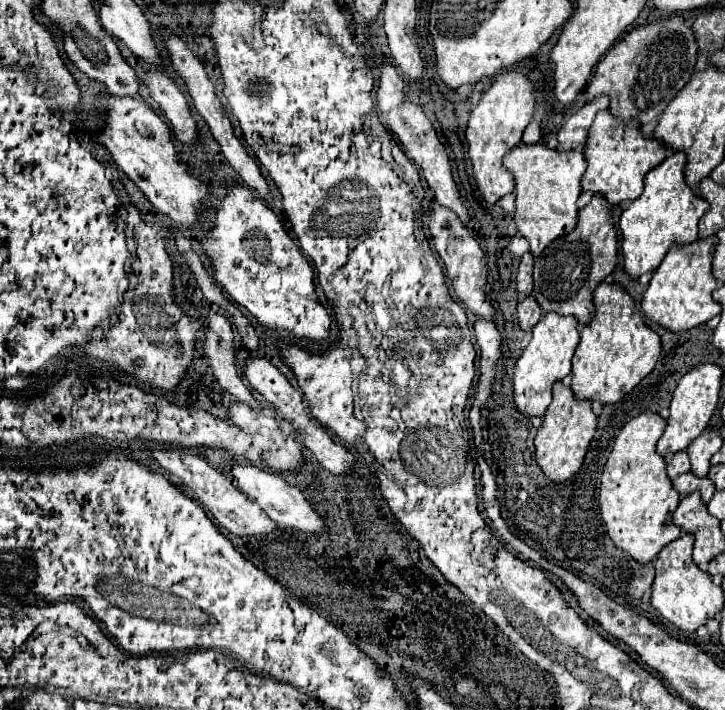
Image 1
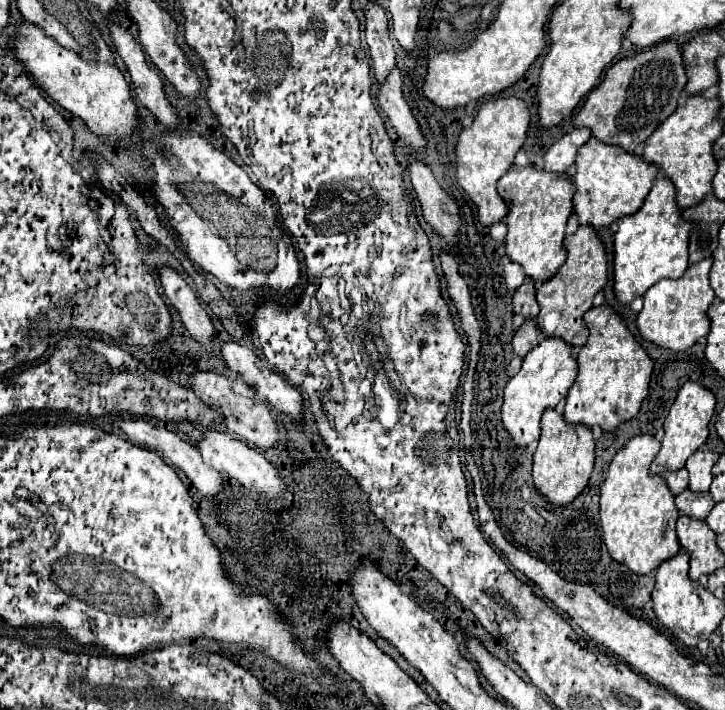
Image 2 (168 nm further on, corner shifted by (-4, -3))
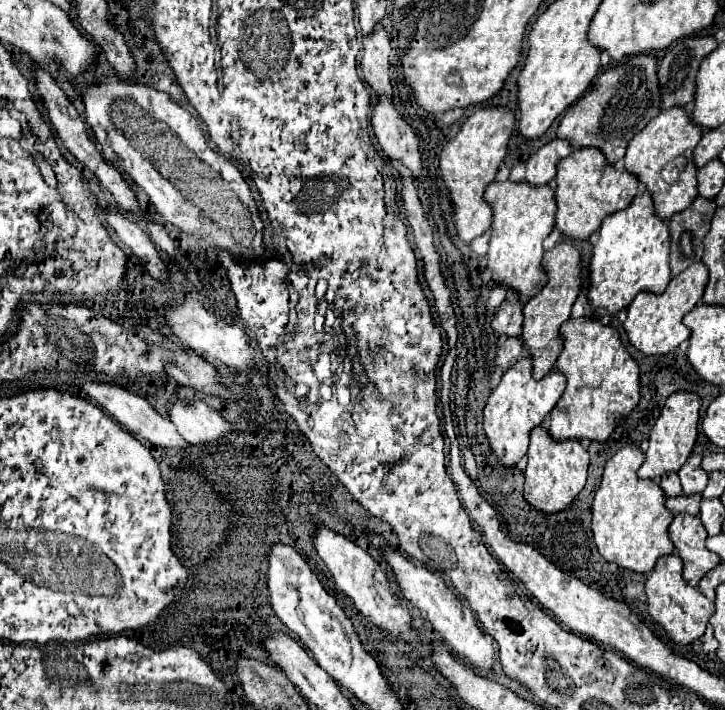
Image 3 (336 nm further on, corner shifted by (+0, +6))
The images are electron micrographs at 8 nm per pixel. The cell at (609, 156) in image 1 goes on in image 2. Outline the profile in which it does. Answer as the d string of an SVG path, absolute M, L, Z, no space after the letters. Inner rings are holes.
M591 137L579 149L575 163L577 163L577 171L573 175L575 213L579 215L581 225L589 223L597 229L611 225L619 217L639 211L659 173L659 167L645 161L641 155L629 153L619 145L603 143L595 137Z

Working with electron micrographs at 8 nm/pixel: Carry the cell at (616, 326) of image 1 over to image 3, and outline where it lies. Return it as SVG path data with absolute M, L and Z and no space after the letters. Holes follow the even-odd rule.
M577 318L577 320L567 320L559 328L559 336L563 340L563 350L555 362L555 370L561 372L567 378L567 388L557 402L557 406L551 410L551 426L549 434L555 442L563 440L595 440L595 442L605 442L619 420L627 418L633 408L639 404L639 366L637 362L629 356L627 348L619 340L617 328L603 326L599 318Z

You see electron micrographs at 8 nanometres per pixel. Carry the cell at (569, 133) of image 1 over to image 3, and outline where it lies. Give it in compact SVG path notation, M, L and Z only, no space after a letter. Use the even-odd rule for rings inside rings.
M553 140L539 148L529 160L527 160L527 184L531 186L543 186L549 184L555 178L555 166L561 158L567 158L571 154L571 148L563 140Z

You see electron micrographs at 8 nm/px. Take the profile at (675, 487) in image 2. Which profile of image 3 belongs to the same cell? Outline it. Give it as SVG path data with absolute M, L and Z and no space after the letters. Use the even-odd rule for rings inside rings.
M675 472L661 476L659 486L661 486L665 498L671 498L671 496L679 496L681 494L681 482L679 482L679 476Z

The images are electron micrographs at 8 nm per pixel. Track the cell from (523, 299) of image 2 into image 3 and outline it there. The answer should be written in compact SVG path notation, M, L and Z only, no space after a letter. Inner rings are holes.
M507 294L507 300L499 306L499 310L495 312L491 320L491 328L497 338L501 336L511 338L511 336L521 334L521 322L523 322L521 310L523 310L521 302L511 302L511 294Z

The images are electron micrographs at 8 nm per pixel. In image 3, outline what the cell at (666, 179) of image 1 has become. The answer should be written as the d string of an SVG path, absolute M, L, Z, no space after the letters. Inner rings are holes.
M643 192L629 208L615 212L605 218L599 228L599 238L593 244L593 254L589 260L589 288L587 300L591 306L589 316L597 316L599 308L605 308L609 316L627 308L639 292L663 294L671 280L671 270L667 266L669 258L669 234L667 224L659 220L653 212L651 194Z

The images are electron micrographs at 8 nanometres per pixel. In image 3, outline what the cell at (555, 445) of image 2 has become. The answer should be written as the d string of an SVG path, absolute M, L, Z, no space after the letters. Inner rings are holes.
M537 426L531 432L531 444L527 452L527 470L525 470L525 490L523 498L537 510L545 514L555 514L565 510L573 498L583 490L587 480L589 454L579 440L555 442L543 426Z

